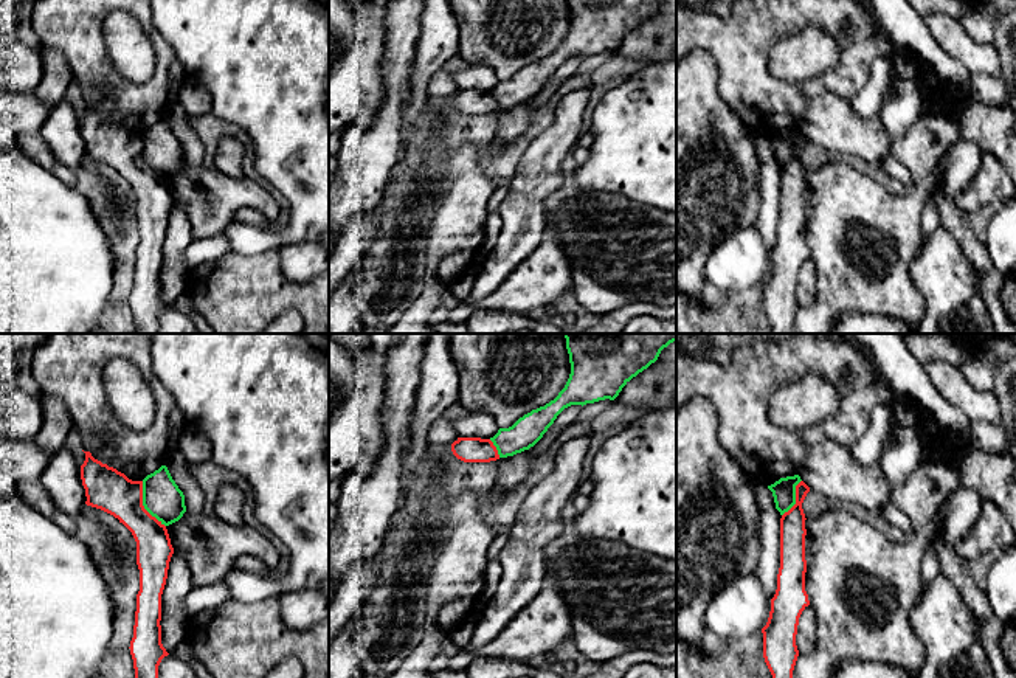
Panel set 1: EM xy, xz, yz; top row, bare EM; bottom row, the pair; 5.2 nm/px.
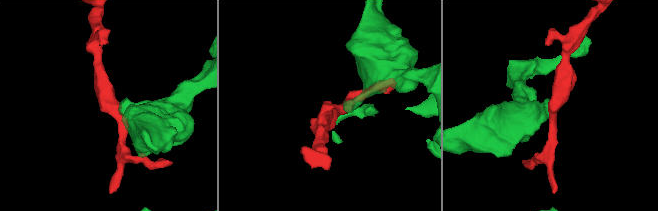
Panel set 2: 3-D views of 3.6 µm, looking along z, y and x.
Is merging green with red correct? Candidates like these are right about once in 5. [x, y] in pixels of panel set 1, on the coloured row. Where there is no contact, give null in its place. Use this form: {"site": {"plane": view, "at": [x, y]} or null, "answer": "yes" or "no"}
{"site": {"plane": "xy", "at": [143, 505]}, "answer": "no"}

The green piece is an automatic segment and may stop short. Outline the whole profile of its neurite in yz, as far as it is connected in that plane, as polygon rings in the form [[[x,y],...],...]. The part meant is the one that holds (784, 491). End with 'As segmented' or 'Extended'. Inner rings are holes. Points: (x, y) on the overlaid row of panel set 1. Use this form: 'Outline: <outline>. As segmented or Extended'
Outline: [[[800,476],[780,478],[774,484],[768,486],[772,492],[776,509],[783,515],[796,504],[796,486],[800,483]]]. As segmented

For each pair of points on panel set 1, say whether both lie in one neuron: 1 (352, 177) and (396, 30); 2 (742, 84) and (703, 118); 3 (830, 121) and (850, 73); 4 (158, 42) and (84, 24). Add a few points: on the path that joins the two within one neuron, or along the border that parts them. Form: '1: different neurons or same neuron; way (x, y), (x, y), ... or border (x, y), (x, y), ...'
1: same neuron; way (380, 140), (387, 131), (397, 96), (397, 67)
2: different neurons; border (715, 65), (717, 93), (739, 115), (746, 129)
3: different neurons; border (850, 100), (832, 90), (821, 90), (807, 107)
4: same neuron; way (158, 76), (146, 89), (118, 89), (87, 58)

